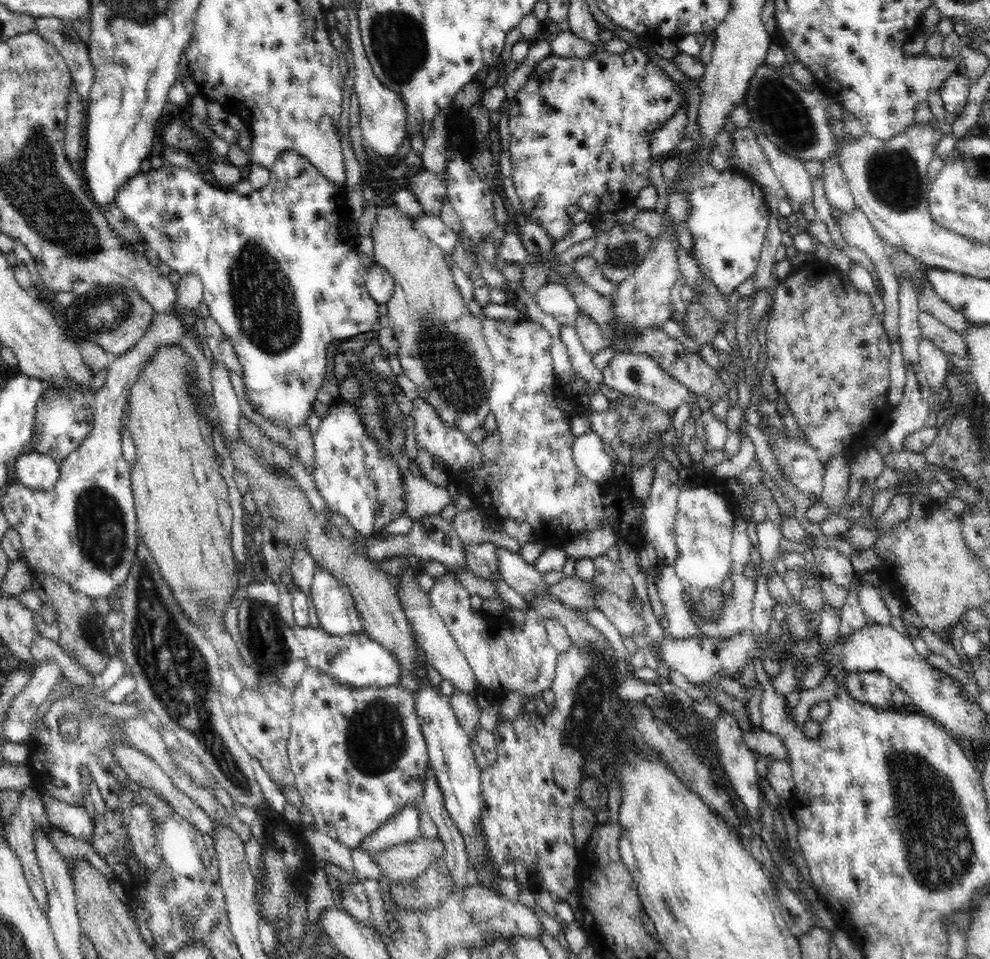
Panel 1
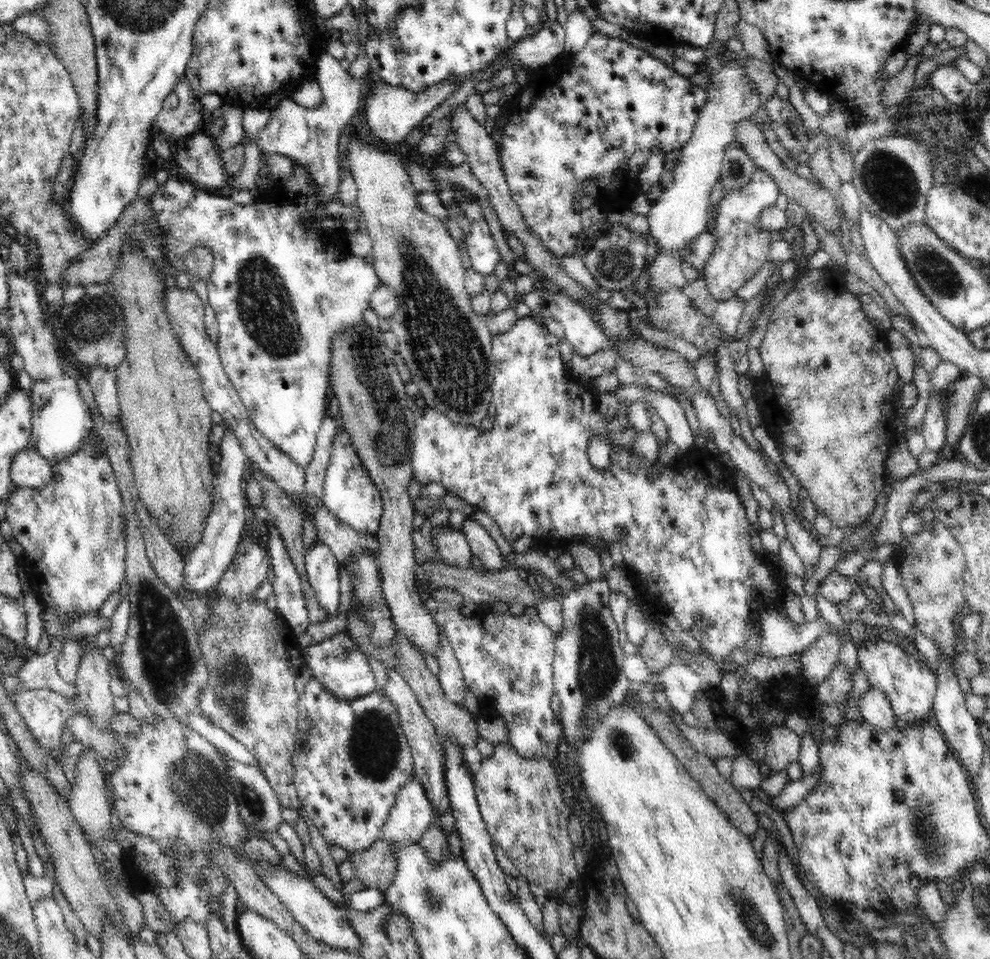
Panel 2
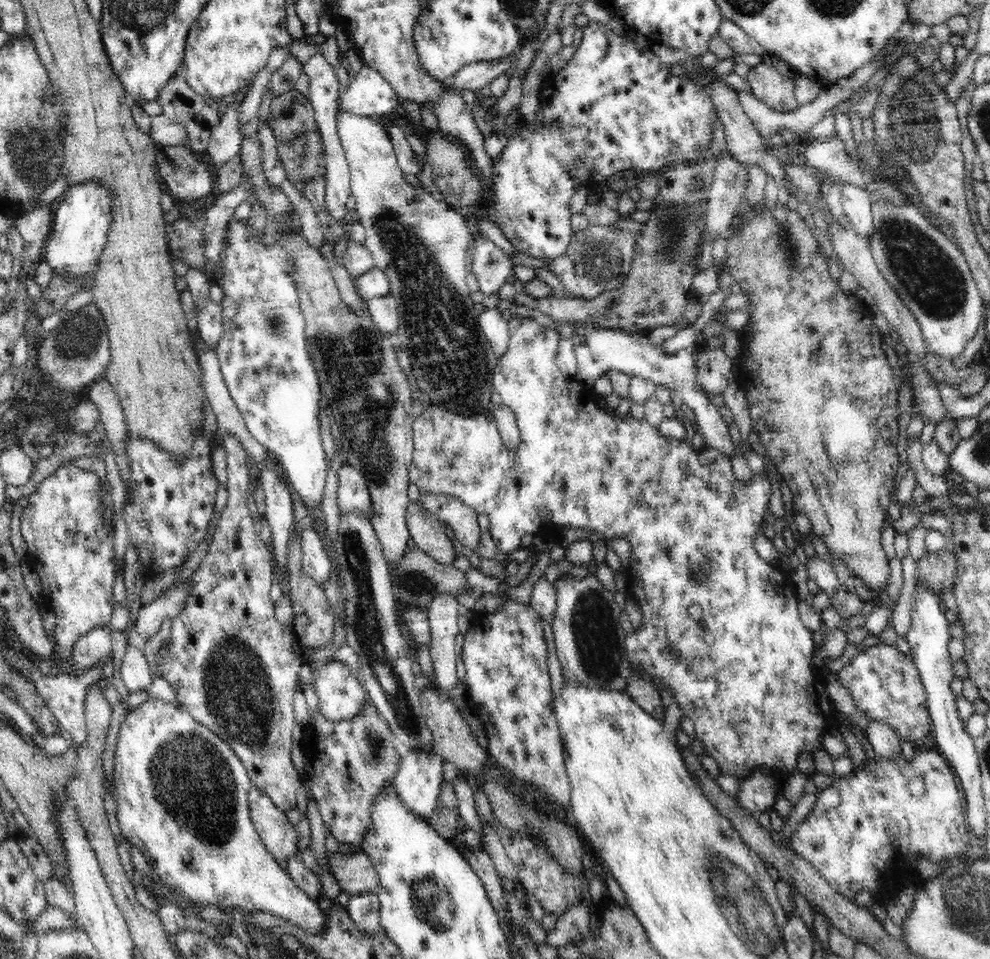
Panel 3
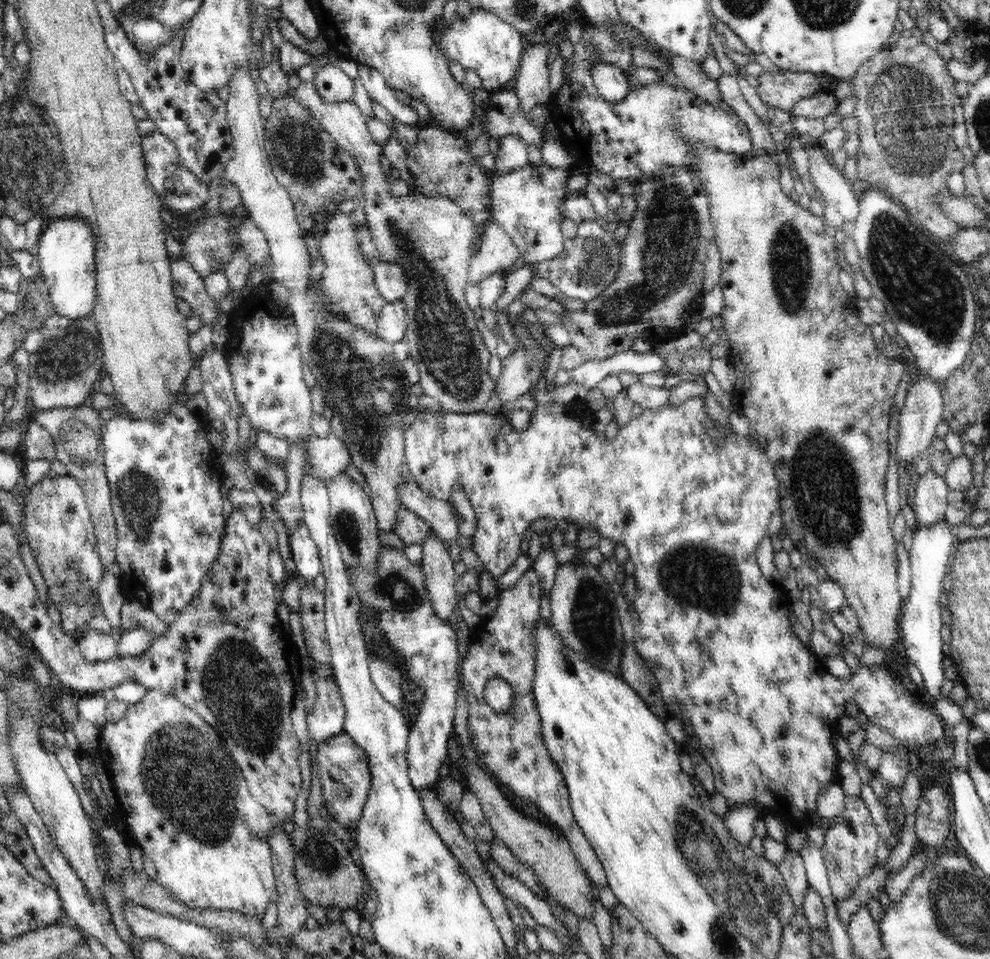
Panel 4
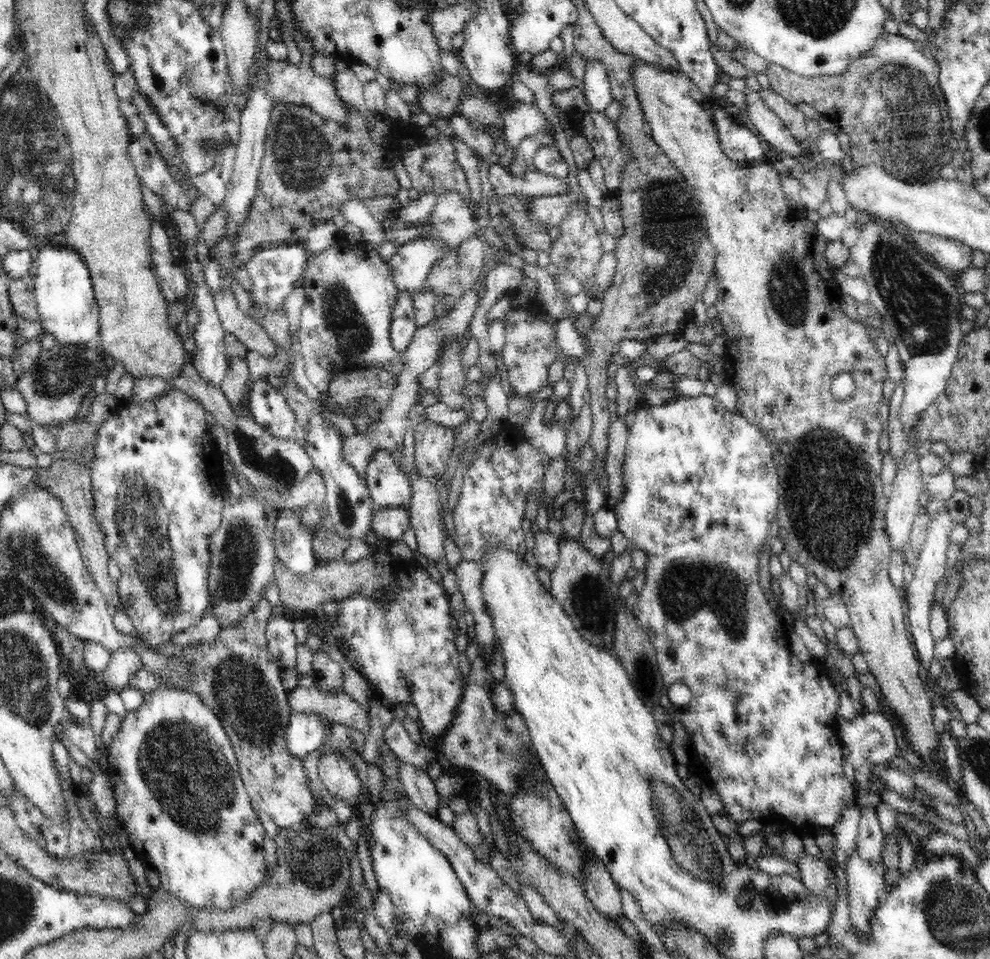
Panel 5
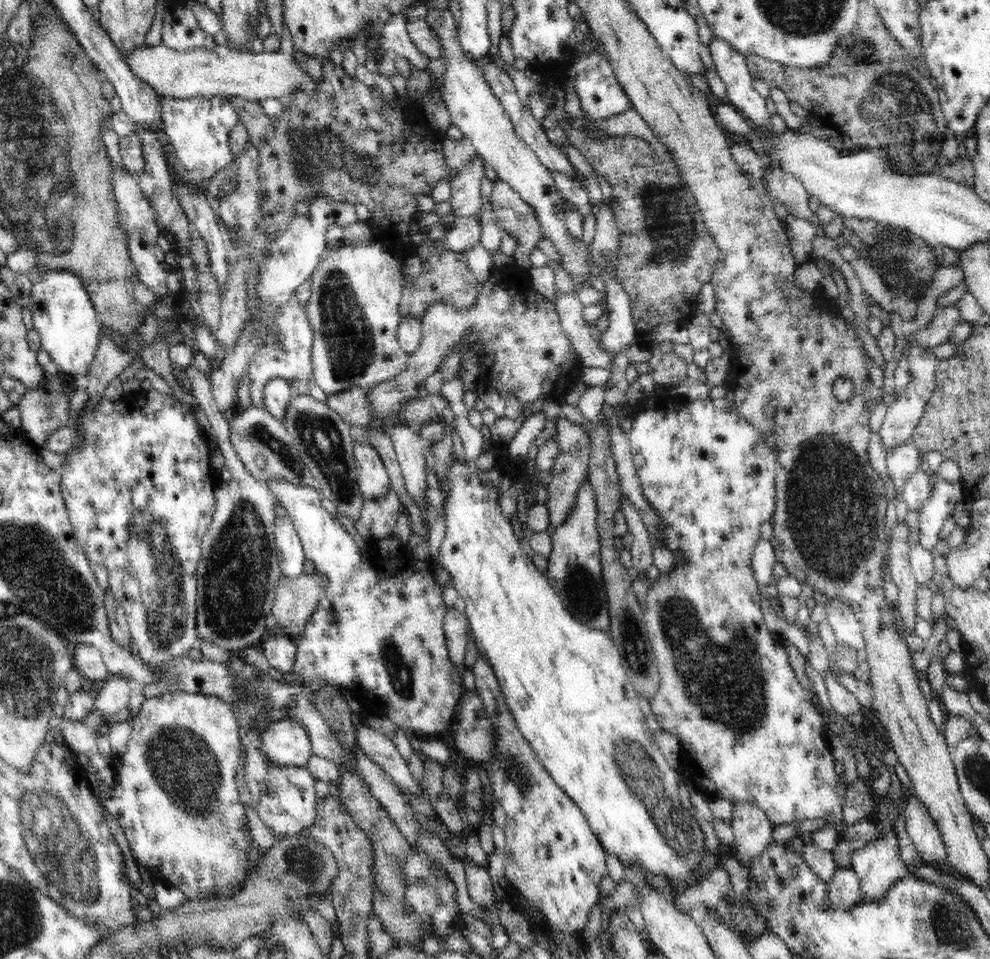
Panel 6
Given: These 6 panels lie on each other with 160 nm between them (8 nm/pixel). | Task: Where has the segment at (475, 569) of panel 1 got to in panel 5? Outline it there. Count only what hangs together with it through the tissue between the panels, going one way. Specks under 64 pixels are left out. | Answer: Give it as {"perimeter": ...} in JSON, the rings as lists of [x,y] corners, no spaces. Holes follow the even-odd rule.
{"perimeter":[[[374,508],[372,512],[372,530],[379,539],[401,541],[410,525],[410,513],[405,508]]]}

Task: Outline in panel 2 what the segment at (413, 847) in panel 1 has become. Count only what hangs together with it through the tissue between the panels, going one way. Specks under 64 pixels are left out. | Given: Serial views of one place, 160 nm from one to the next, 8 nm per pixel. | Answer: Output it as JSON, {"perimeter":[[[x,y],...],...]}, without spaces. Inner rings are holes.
{"perimeter":[[[378,839],[368,848],[350,854],[350,861],[356,866],[356,878],[360,878],[368,888],[380,889],[384,892],[392,885],[396,874],[396,861],[389,850],[387,839]]]}

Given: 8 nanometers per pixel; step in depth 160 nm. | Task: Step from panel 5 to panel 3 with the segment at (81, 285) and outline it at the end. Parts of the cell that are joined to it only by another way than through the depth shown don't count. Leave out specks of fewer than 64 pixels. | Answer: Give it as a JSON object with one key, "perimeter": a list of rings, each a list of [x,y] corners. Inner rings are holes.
{"perimeter":[[[86,182],[70,187],[56,203],[52,226],[44,244],[44,260],[60,278],[82,276],[98,270],[99,258],[104,250],[106,236],[112,224],[108,187],[100,183]]]}

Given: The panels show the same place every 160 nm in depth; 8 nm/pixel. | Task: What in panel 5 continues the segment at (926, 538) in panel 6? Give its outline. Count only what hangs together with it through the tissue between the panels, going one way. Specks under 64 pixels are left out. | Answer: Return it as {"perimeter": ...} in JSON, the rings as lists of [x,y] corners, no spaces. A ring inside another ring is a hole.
{"perimeter":[[[948,509],[936,515],[928,526],[927,540],[924,548],[916,554],[916,565],[913,570],[913,577],[910,586],[907,588],[905,596],[906,604],[908,604],[908,622],[910,622],[909,631],[915,645],[915,654],[920,662],[920,669],[923,673],[927,673],[932,660],[934,660],[934,635],[930,631],[930,606],[934,604],[934,592],[938,582],[944,579],[944,572],[947,568],[946,553],[951,547],[949,543],[950,532],[954,527],[952,518],[948,514]]]}

